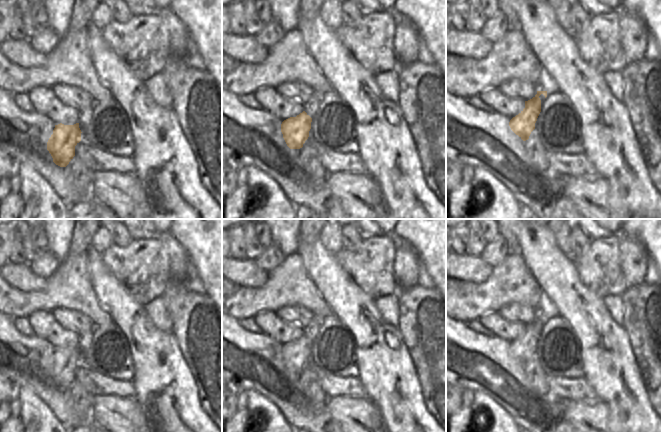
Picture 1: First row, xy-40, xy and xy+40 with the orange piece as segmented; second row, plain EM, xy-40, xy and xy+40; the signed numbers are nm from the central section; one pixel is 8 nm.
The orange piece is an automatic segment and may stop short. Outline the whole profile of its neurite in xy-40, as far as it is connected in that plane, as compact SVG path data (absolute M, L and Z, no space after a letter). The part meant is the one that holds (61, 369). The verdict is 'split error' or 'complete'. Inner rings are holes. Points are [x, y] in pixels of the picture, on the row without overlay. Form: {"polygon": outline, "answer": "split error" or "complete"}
{"polygon": "M79 347L74 349L55 349L53 358L47 366L47 374L53 382L53 386L66 391L75 380L75 370L81 365Z", "answer": "complete"}

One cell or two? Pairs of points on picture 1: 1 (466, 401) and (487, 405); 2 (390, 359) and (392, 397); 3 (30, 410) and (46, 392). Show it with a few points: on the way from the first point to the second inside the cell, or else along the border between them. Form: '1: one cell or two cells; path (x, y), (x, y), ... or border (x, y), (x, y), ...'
1: two cells; border (473, 391), (473, 401), (470, 406)
2: one cell; path (390, 368), (392, 388)
3: two cells; border (19, 386), (27, 385), (55, 415)

